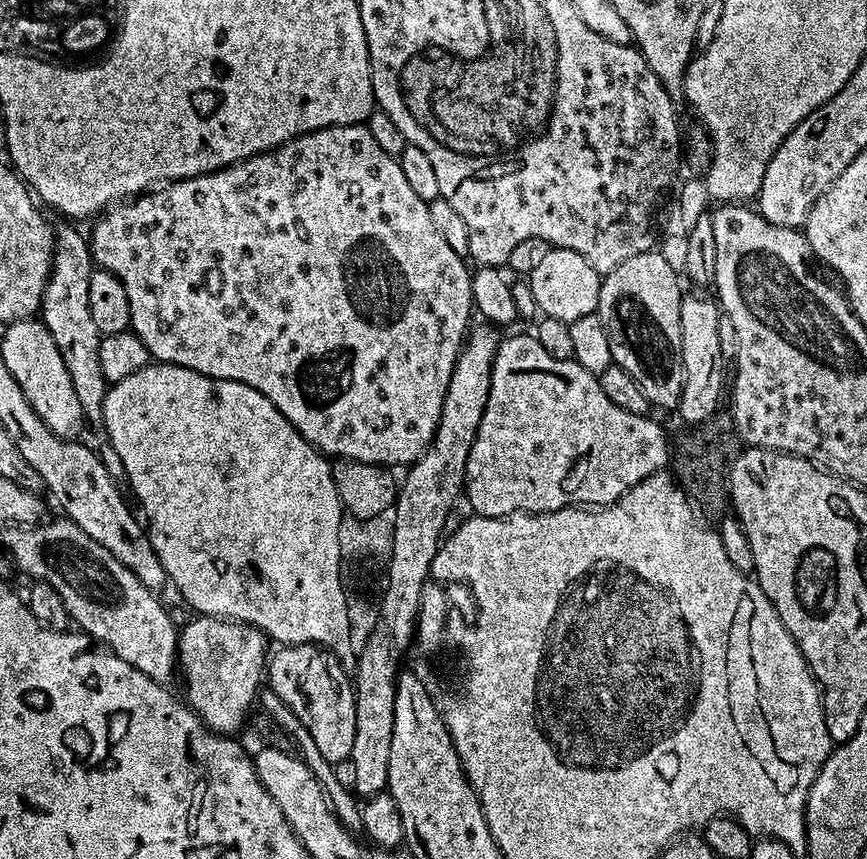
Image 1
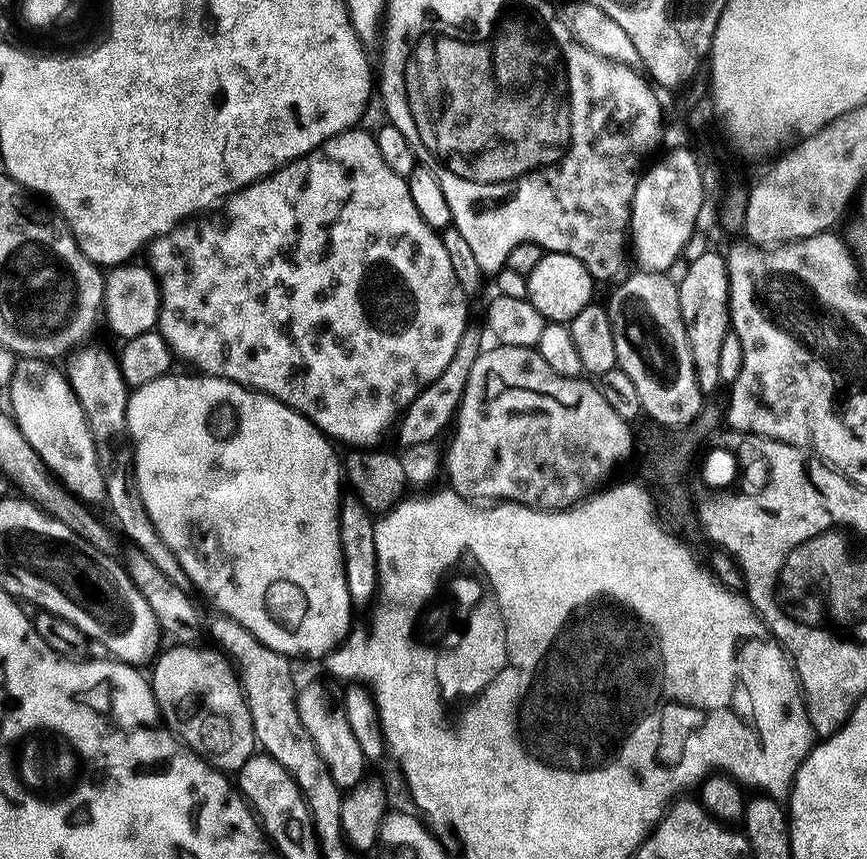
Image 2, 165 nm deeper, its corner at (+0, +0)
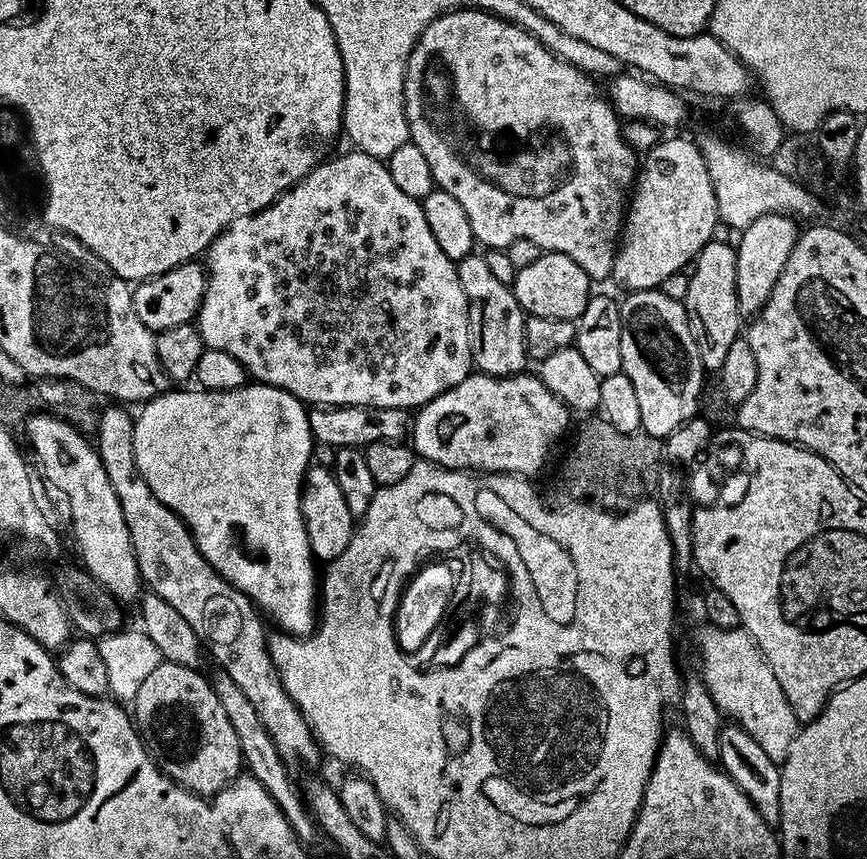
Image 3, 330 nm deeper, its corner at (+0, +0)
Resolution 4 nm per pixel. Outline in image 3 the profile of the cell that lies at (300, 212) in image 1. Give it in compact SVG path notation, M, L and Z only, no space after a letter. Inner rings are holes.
M355 150L347 151L342 153L341 156L333 155L331 158L325 159L323 164L318 165L310 174L306 174L294 187L281 194L270 206L266 206L249 216L238 218L212 239L212 244L209 245L206 251L206 258L208 260L206 259L204 297L200 303L200 311L194 317L194 327L200 333L200 338L204 341L205 348L222 350L226 354L230 354L230 358L237 360L244 367L245 373L253 381L286 390L291 396L296 396L298 399L304 401L305 405L374 406L375 408L406 408L416 410L422 404L429 404L438 394L442 394L446 390L450 390L456 386L458 382L464 380L473 371L474 365L472 363L472 351L470 350L470 334L468 333L468 299L462 290L462 282L458 282L456 264L450 258L446 258L446 254L442 254L442 246L438 246L438 242L434 242L434 234L430 234L430 226L426 226L426 214L424 213L423 203L415 200L410 194L405 194L394 183L394 178L390 178L388 165L381 157L371 156L365 152Z

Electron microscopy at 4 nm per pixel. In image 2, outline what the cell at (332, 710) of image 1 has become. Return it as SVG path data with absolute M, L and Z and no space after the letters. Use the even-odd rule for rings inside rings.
M308 684L299 689L296 697L299 717L302 724L306 726L306 732L314 742L318 754L322 754L322 762L330 770L330 778L342 790L355 790L361 787L360 779L364 776L366 761L358 741L347 721L343 707L332 705L332 696L324 684Z

